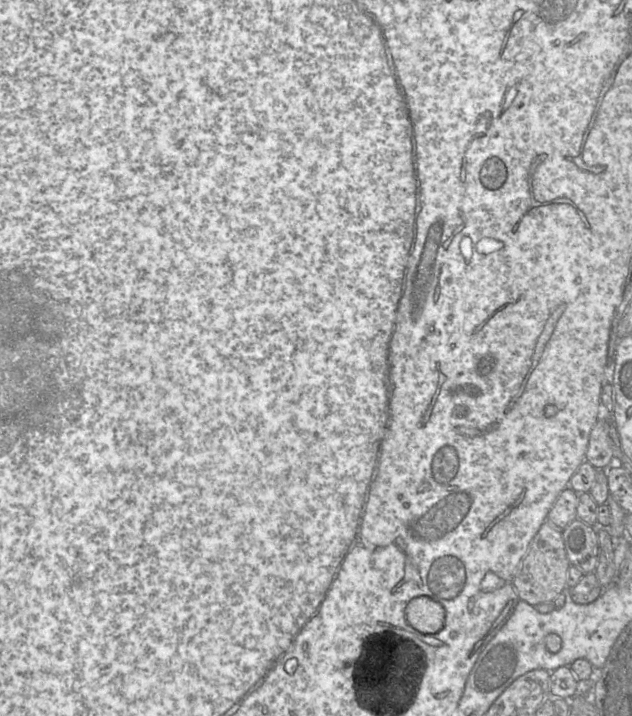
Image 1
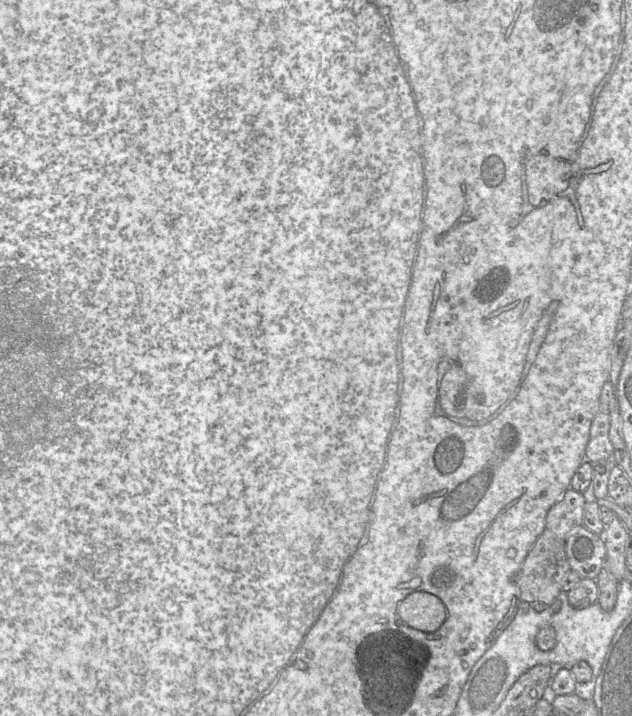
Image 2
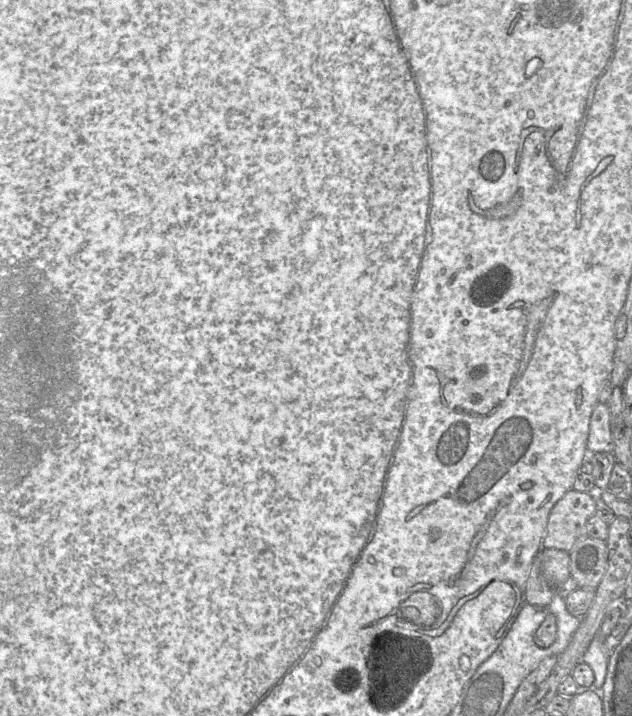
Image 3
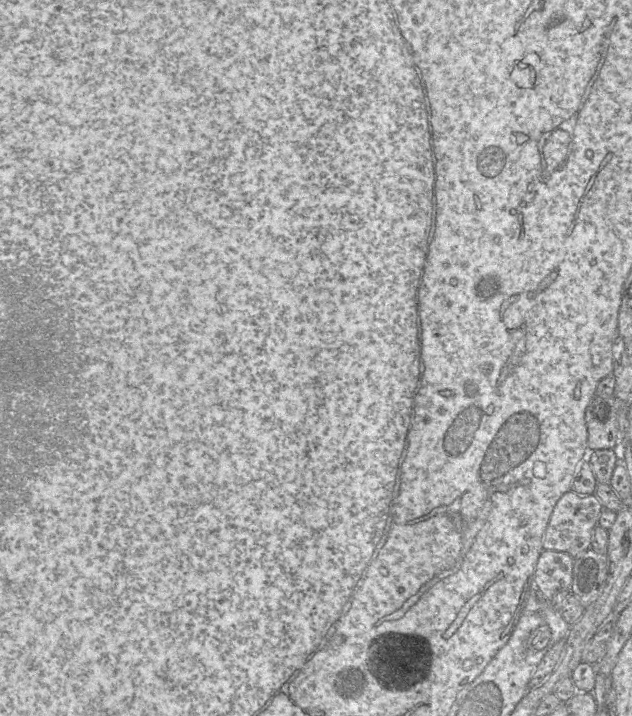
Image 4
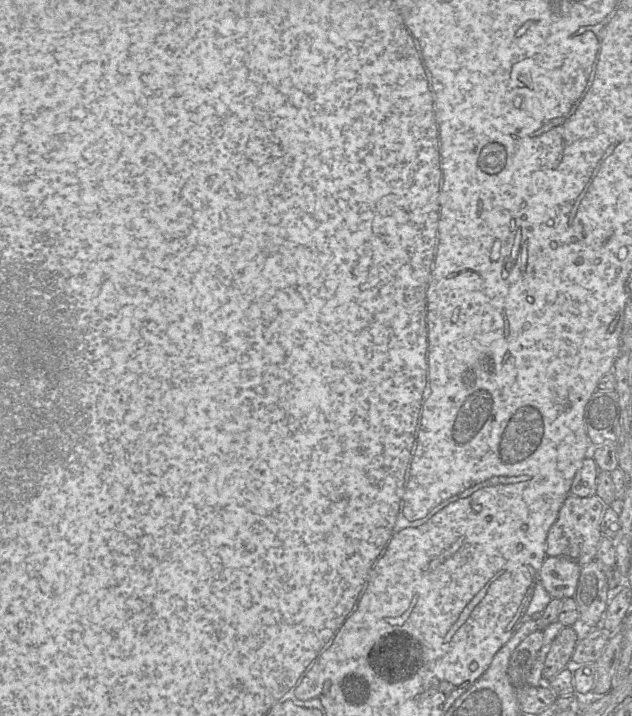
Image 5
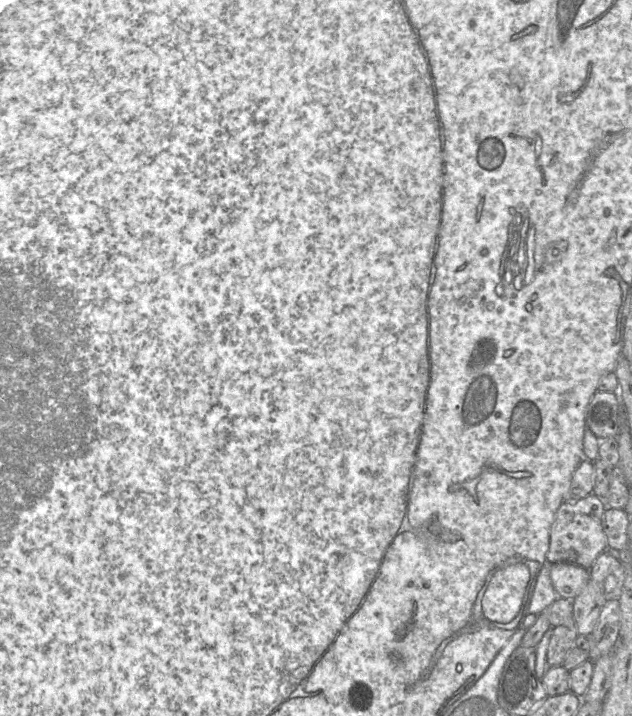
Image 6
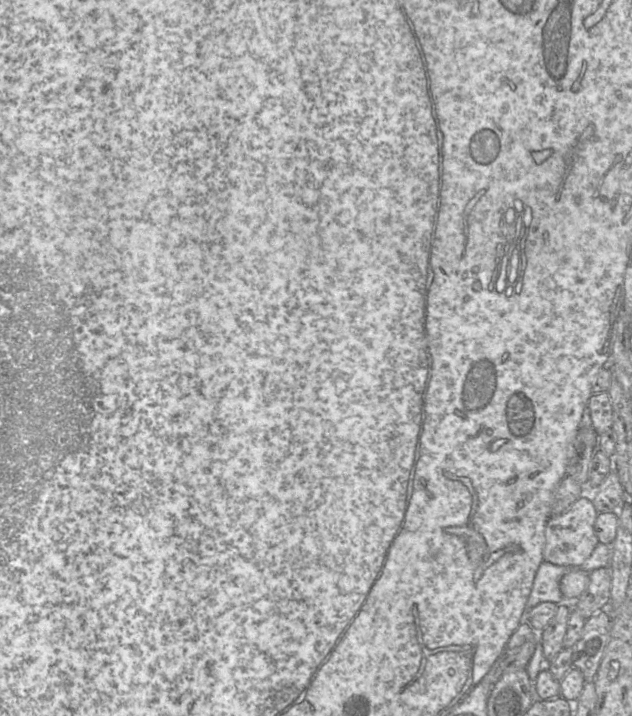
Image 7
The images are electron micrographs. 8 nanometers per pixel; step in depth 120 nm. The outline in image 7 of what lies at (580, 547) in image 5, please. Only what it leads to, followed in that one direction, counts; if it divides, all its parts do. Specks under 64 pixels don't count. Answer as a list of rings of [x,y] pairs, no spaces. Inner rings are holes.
[[[584,494],[567,512],[550,517],[545,527],[544,561],[554,565],[580,567],[599,543],[594,529],[597,516],[590,495]]]

